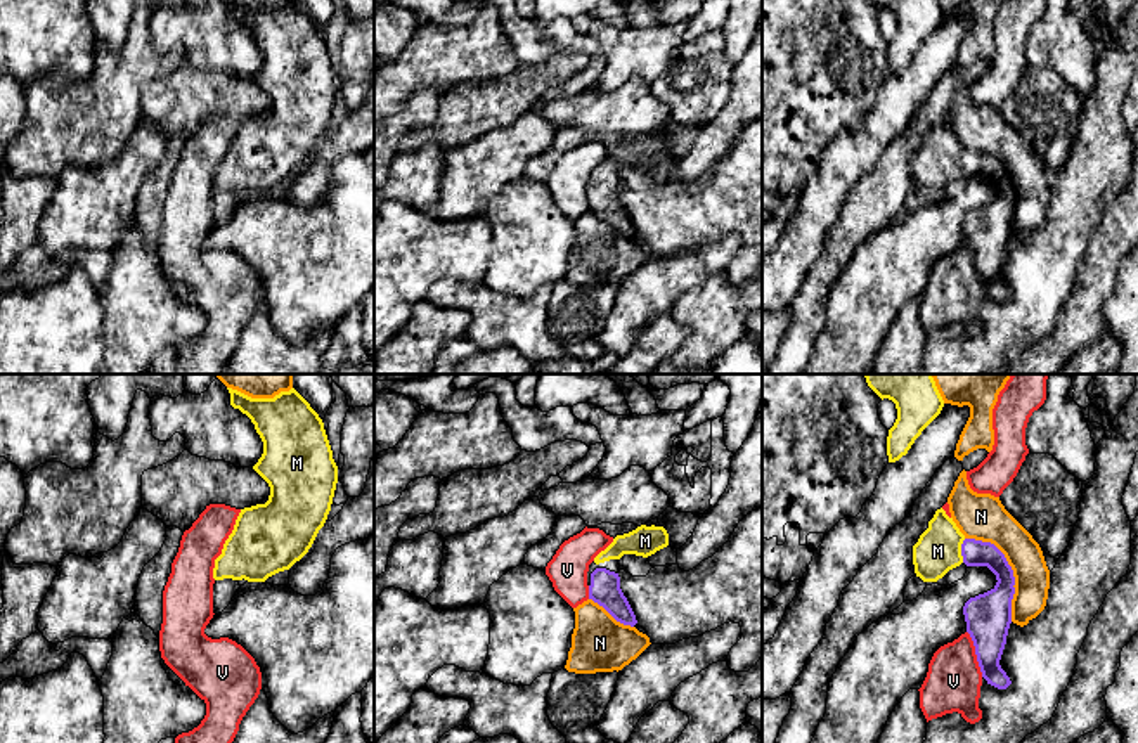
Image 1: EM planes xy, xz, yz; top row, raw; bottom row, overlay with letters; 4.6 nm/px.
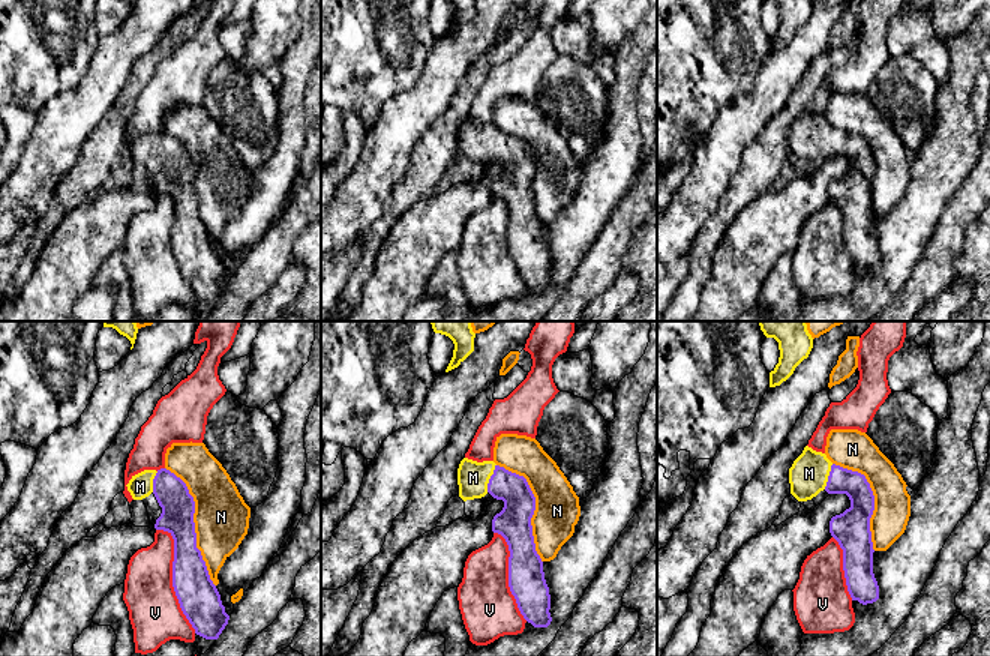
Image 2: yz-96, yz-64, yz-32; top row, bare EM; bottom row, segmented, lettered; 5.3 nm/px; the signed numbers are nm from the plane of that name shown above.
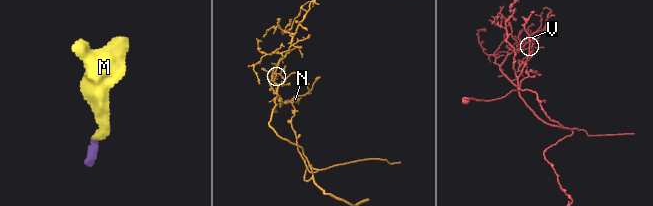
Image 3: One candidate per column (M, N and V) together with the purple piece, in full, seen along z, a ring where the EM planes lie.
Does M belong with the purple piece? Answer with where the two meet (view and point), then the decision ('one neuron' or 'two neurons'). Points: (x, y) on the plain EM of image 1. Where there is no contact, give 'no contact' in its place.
yz (962, 163) | one neuron

